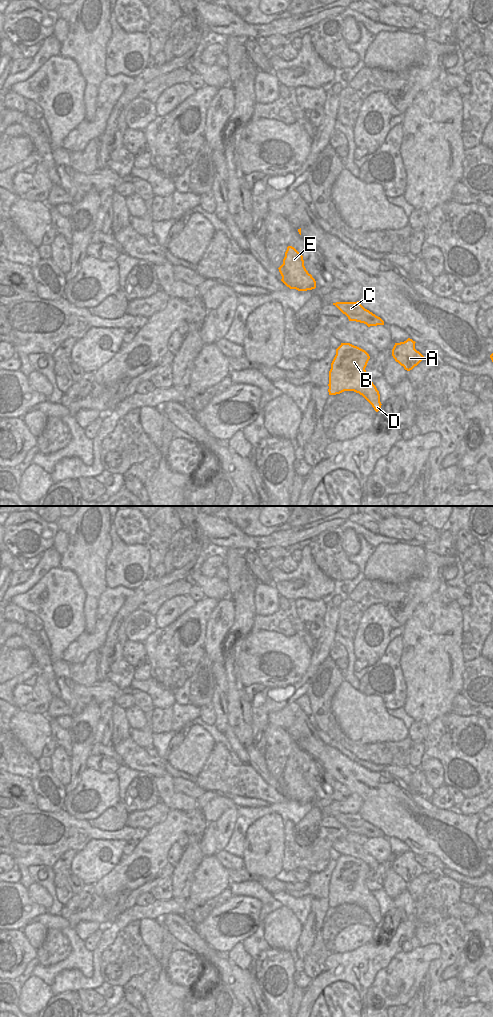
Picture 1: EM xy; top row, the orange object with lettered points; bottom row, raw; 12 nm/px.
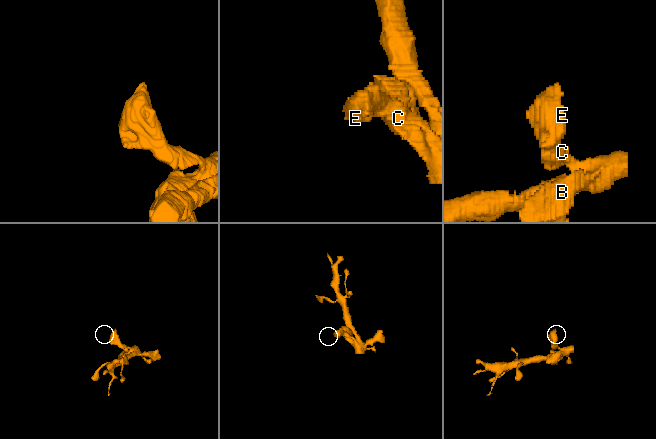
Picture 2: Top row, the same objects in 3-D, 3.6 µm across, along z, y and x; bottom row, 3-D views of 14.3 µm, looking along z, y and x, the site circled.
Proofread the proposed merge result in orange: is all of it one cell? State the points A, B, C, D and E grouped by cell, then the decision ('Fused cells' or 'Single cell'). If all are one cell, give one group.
Groups: A B C D E. Single cell.

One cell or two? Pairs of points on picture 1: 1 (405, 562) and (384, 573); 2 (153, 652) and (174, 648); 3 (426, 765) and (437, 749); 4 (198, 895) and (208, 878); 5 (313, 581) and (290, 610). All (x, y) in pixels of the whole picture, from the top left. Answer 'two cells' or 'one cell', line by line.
1: one cell
2: one cell
3: two cells
4: one cell
5: two cells

